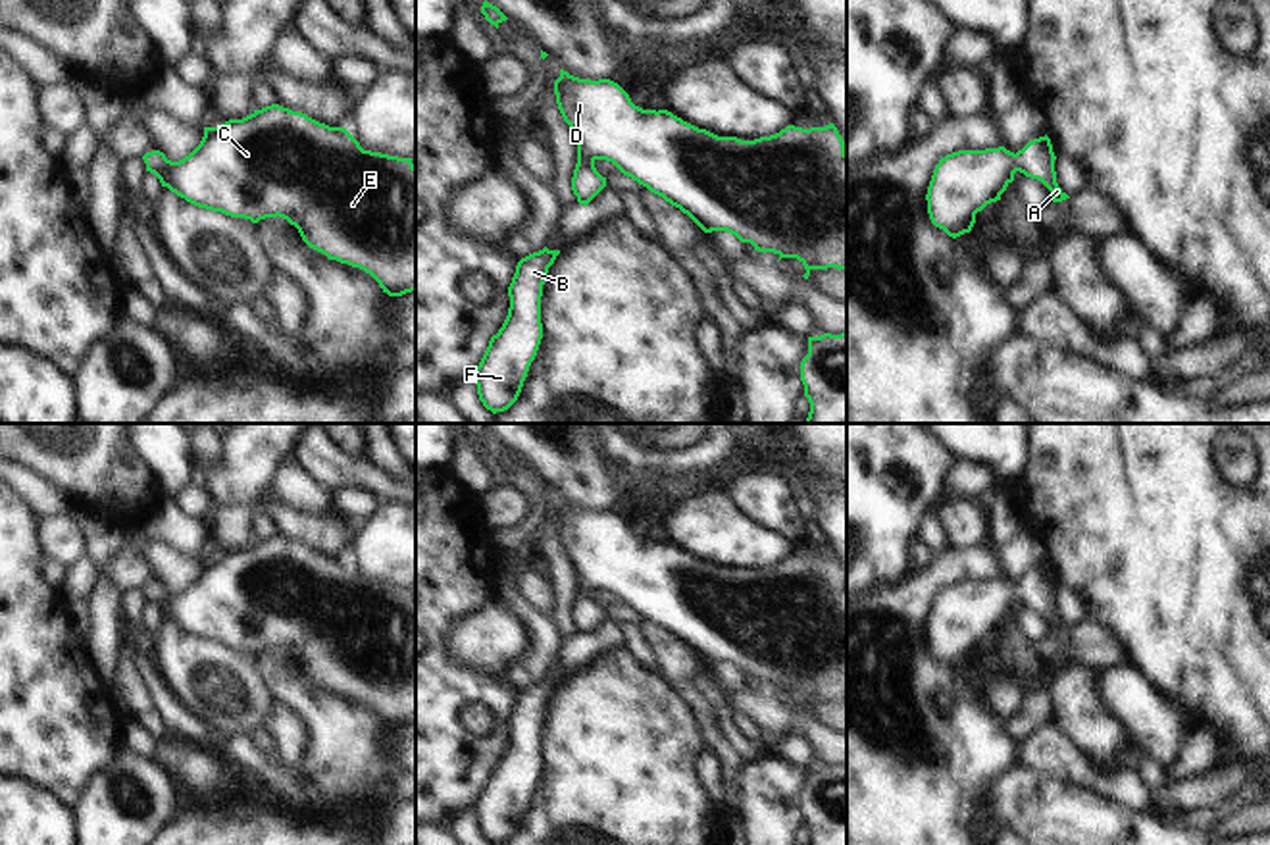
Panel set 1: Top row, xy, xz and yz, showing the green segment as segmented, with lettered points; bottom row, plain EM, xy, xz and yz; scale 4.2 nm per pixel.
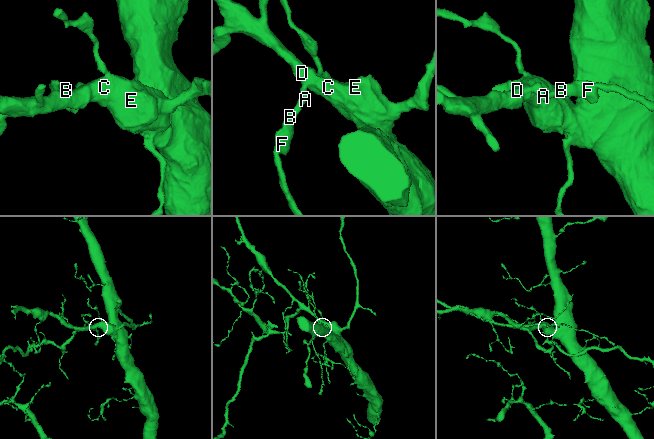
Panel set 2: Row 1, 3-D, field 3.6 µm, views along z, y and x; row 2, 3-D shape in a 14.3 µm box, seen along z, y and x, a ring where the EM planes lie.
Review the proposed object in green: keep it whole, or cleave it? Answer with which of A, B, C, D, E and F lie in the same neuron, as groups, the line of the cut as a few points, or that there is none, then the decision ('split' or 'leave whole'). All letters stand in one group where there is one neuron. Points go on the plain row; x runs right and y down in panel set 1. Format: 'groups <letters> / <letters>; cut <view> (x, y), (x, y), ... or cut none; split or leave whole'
groups A B C D E F; cut none; leave whole

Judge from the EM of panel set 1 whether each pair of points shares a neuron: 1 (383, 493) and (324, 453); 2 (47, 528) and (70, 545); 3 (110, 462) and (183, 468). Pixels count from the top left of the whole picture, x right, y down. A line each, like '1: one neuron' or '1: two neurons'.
1: one neuron
2: one neuron
3: two neurons

